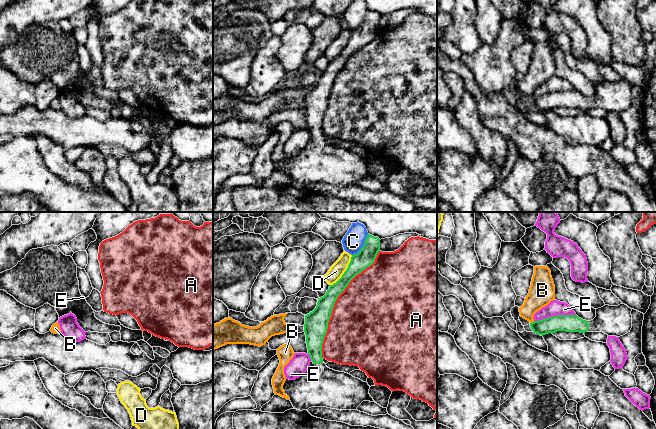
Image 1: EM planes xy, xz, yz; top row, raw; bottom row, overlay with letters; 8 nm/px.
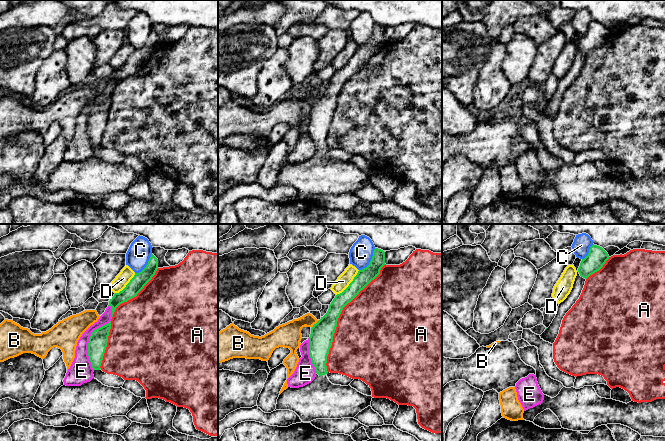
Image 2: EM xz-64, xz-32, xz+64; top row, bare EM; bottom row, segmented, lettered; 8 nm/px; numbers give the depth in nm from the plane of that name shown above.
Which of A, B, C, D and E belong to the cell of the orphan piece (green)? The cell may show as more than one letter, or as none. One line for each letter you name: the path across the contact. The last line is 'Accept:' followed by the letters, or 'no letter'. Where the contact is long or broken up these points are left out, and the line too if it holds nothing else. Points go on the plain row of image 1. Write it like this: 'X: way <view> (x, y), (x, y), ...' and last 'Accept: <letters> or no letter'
Accept: no letter

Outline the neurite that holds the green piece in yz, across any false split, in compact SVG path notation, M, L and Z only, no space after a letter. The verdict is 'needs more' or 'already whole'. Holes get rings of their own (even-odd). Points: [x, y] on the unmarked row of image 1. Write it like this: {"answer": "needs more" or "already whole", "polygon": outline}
{"answer": "needs more", "polygon": "M625 80L605 81L596 85L596 93L586 97L575 91L557 91L530 99L534 109L546 111L557 107L603 108L608 112L620 113L632 104L632 85Z"}

